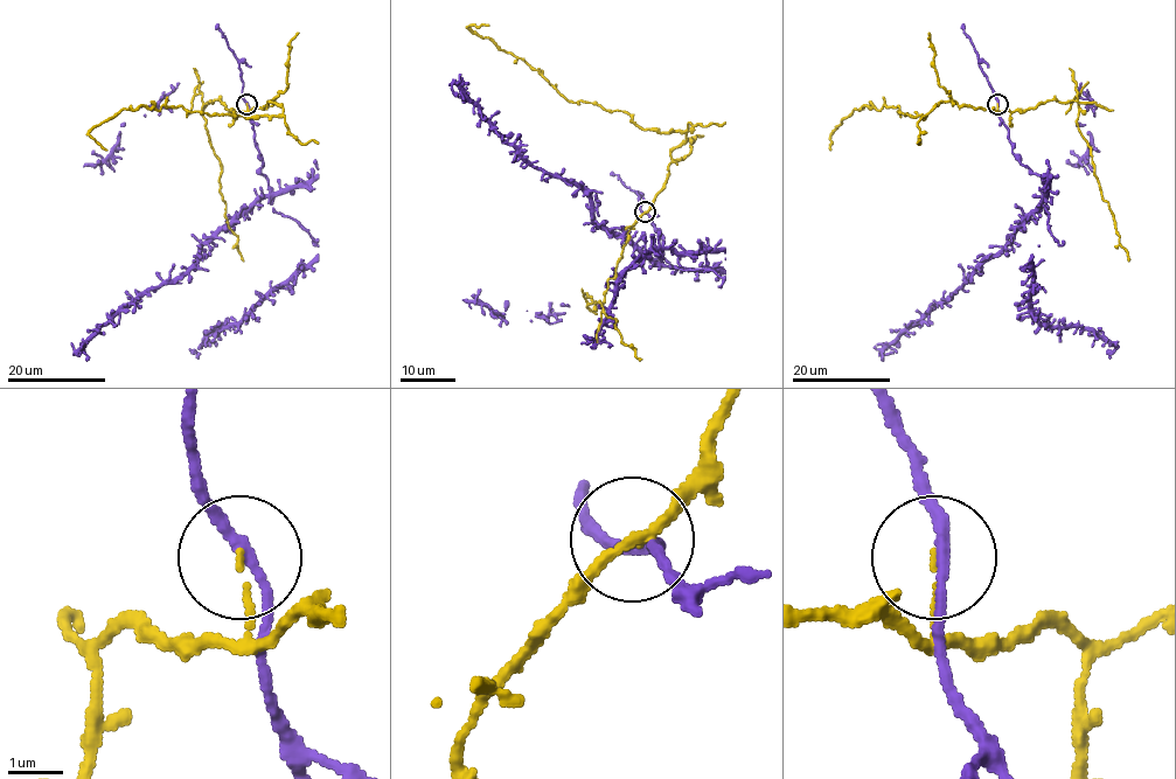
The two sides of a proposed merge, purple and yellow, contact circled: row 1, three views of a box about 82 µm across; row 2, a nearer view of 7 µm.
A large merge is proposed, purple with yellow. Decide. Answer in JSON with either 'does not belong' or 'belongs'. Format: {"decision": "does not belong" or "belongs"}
{"decision": "does not belong"}

